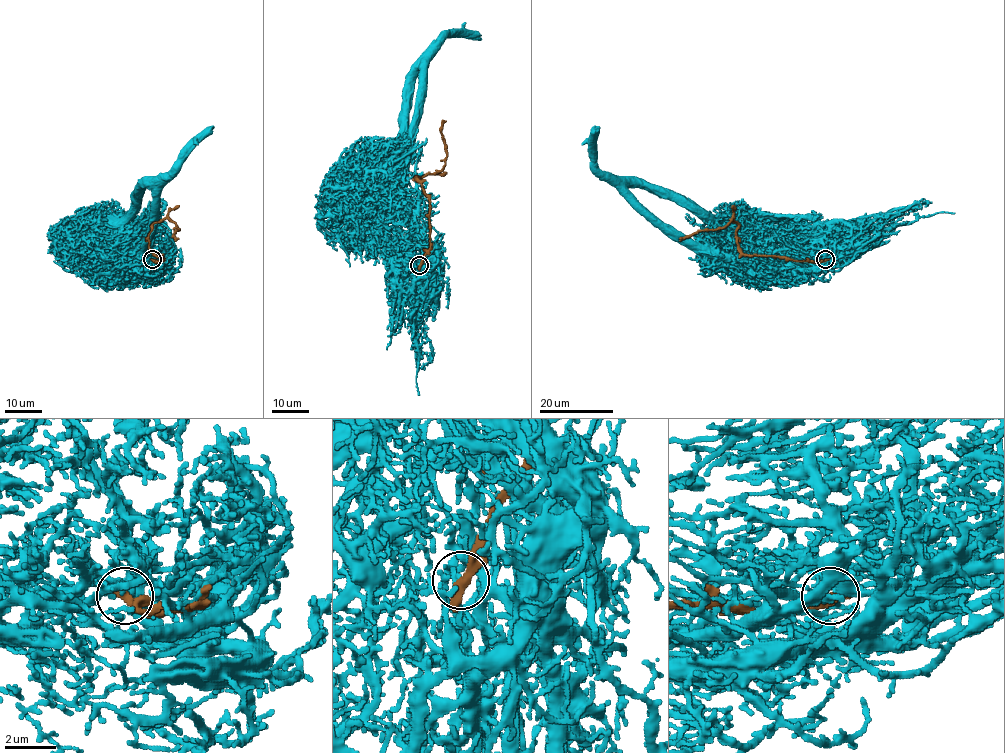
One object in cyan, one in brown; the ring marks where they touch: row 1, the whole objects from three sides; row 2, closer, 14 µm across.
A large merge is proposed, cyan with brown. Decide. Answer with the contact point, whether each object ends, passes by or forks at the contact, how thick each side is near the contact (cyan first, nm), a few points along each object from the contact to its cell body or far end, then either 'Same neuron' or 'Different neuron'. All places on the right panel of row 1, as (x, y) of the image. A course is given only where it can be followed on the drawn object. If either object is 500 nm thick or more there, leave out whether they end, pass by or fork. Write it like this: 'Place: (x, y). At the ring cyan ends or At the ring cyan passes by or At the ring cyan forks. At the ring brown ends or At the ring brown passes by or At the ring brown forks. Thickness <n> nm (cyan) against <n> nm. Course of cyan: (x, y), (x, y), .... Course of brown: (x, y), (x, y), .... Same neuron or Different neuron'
Place: (825, 259). At the ring cyan ends. At the ring brown ends. Thickness 200 nm (cyan) against 480 nm. Course of cyan: (824, 259), (833, 257), (837, 264), (773, 266), (697, 254), (675, 241), (598, 169), (595, 126). Course of brown: (825, 259), (793, 261), (744, 254), (739, 249), (738, 225), (732, 218), (725, 226), (697, 230), (680, 241). Different neuron

